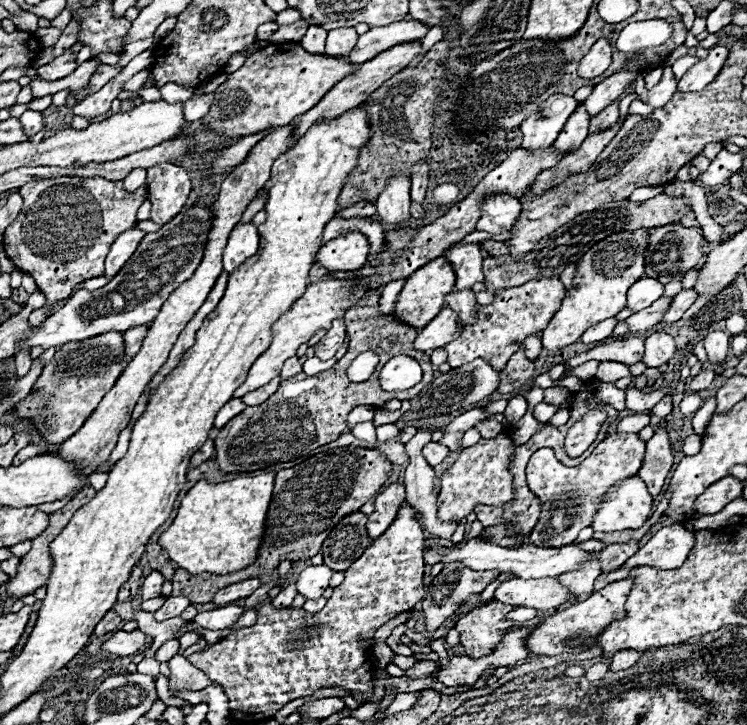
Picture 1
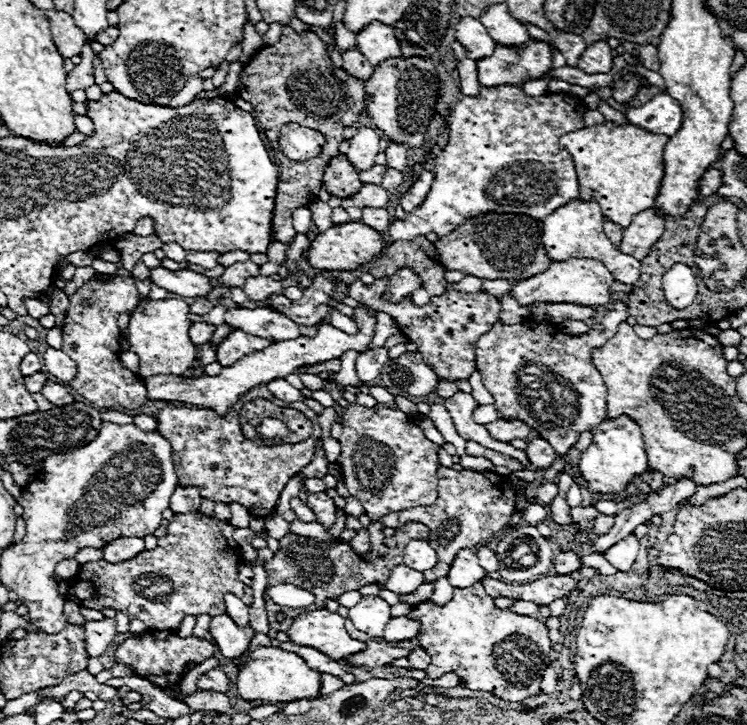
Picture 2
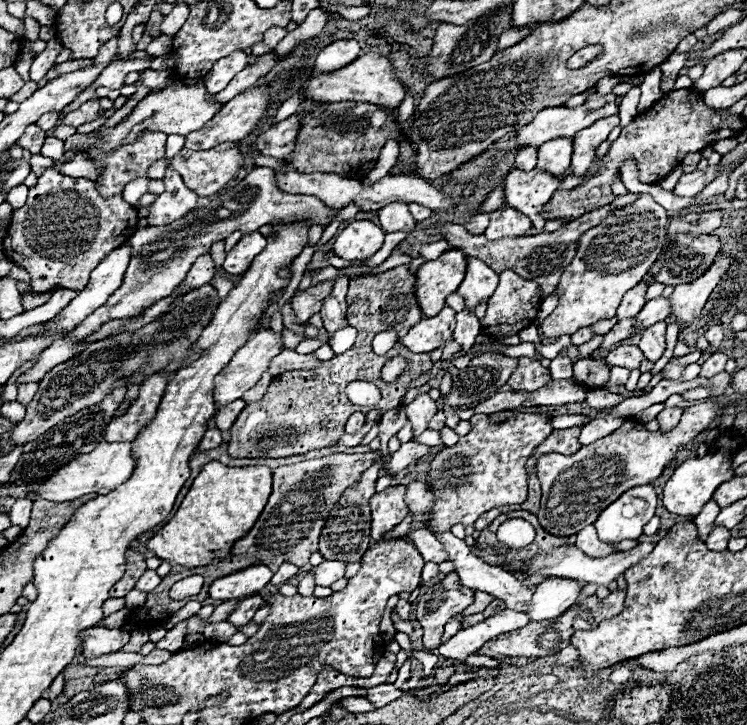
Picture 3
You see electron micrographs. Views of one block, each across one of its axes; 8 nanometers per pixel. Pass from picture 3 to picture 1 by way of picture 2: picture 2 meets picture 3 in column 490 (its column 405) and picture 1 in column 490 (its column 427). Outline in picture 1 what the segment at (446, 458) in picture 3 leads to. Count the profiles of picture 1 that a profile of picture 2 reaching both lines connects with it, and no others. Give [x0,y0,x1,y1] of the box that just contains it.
[438,430,516,520]

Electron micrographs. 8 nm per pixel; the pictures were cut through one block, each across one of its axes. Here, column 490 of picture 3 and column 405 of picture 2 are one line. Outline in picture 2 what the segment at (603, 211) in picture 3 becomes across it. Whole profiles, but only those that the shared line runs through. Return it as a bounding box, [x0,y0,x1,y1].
[370,236,446,296]

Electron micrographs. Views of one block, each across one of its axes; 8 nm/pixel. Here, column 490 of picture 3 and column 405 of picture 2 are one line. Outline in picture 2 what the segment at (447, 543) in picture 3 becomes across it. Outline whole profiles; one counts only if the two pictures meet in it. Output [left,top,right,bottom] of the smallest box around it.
[386,564,424,594]

